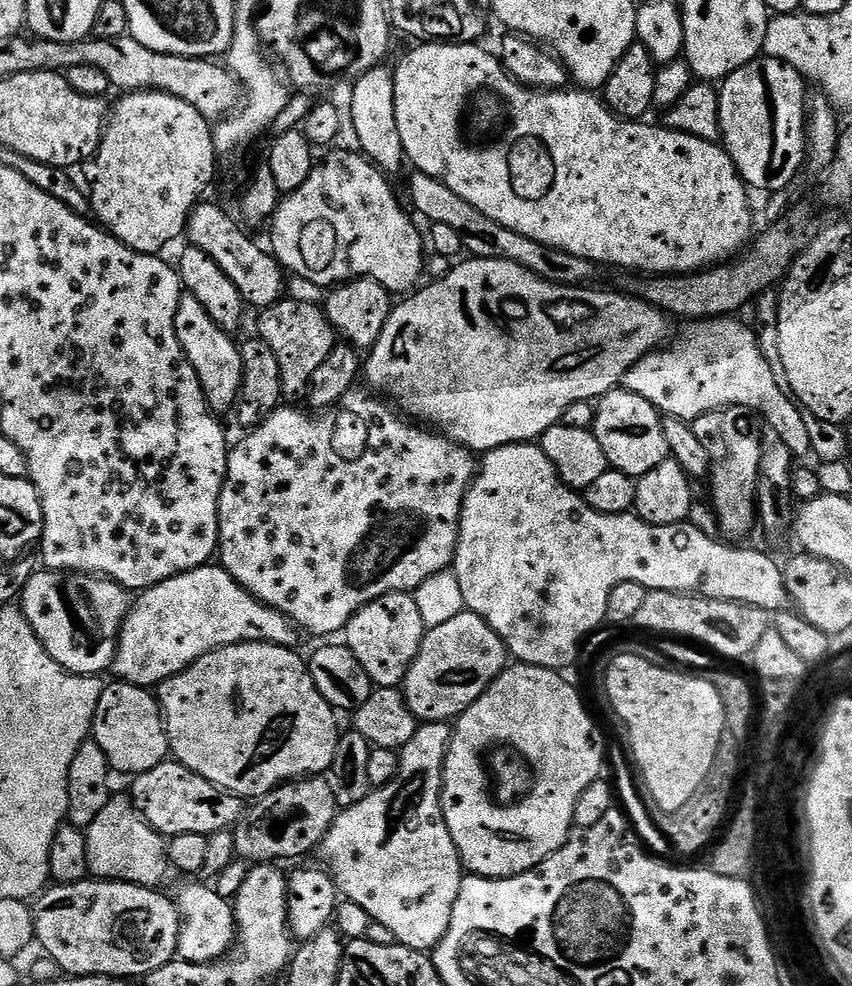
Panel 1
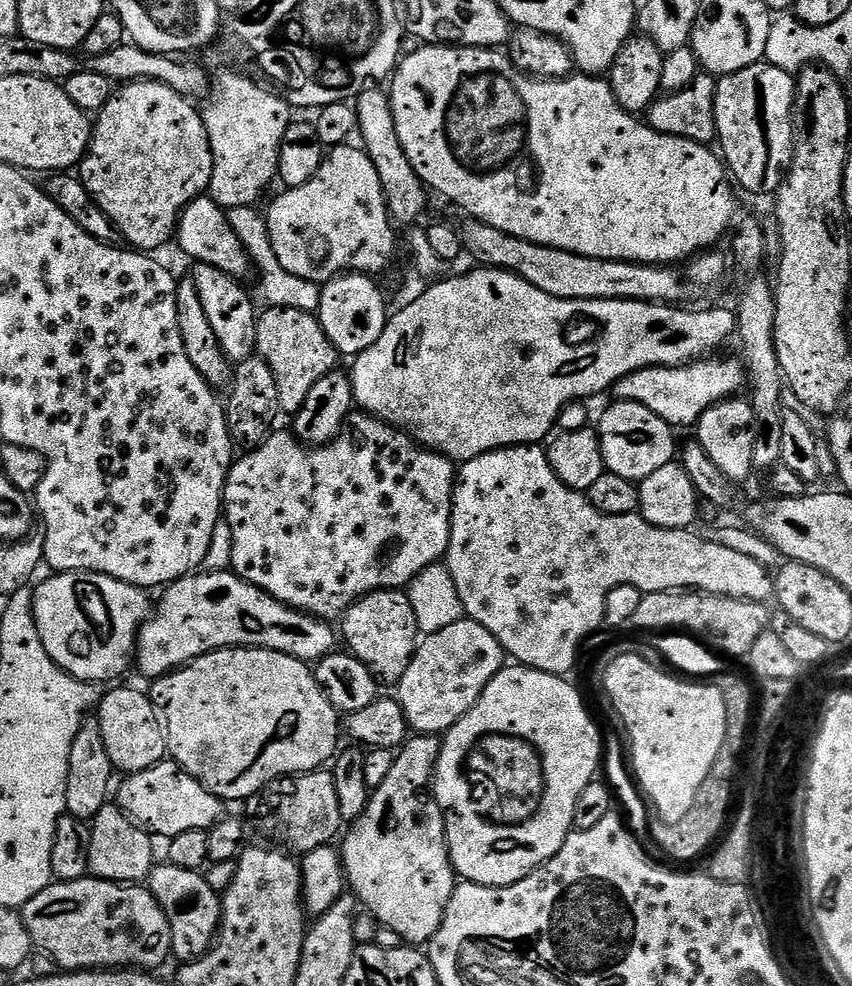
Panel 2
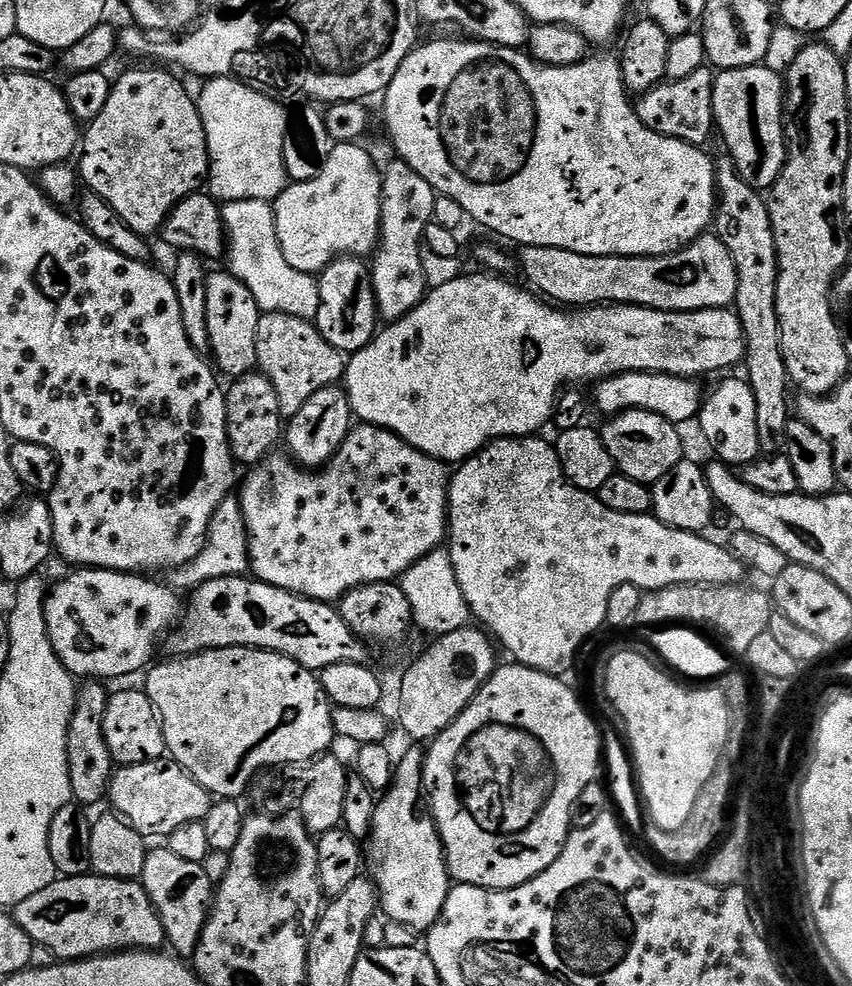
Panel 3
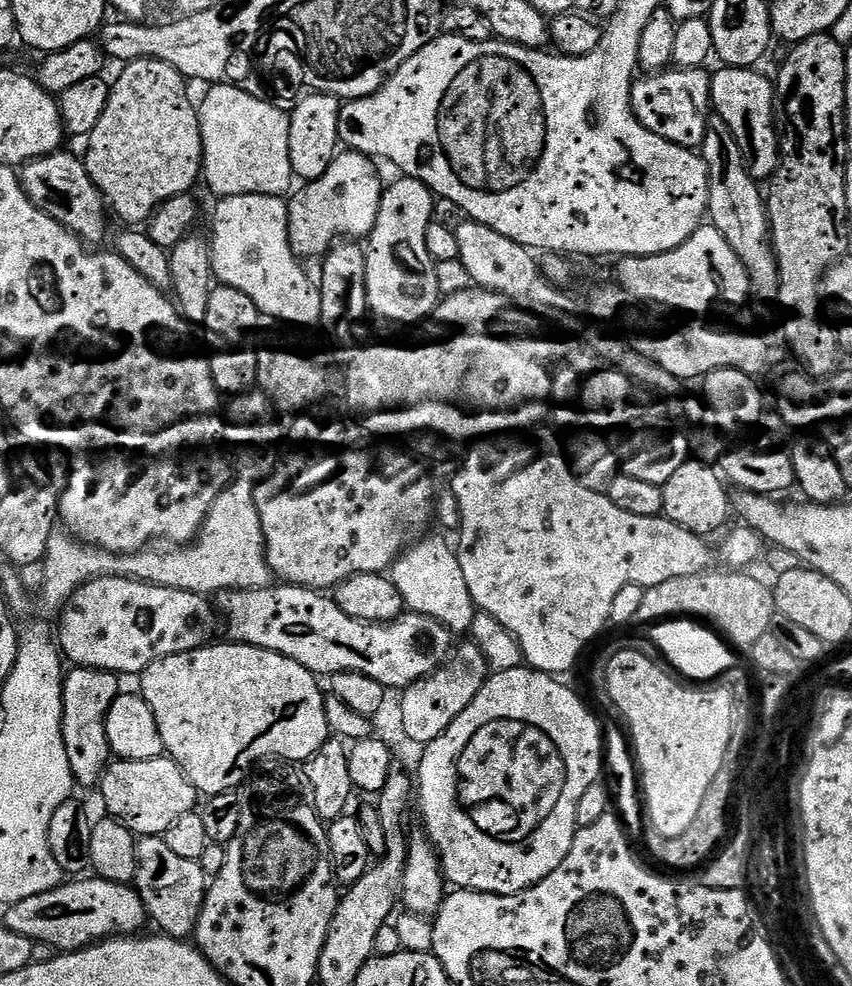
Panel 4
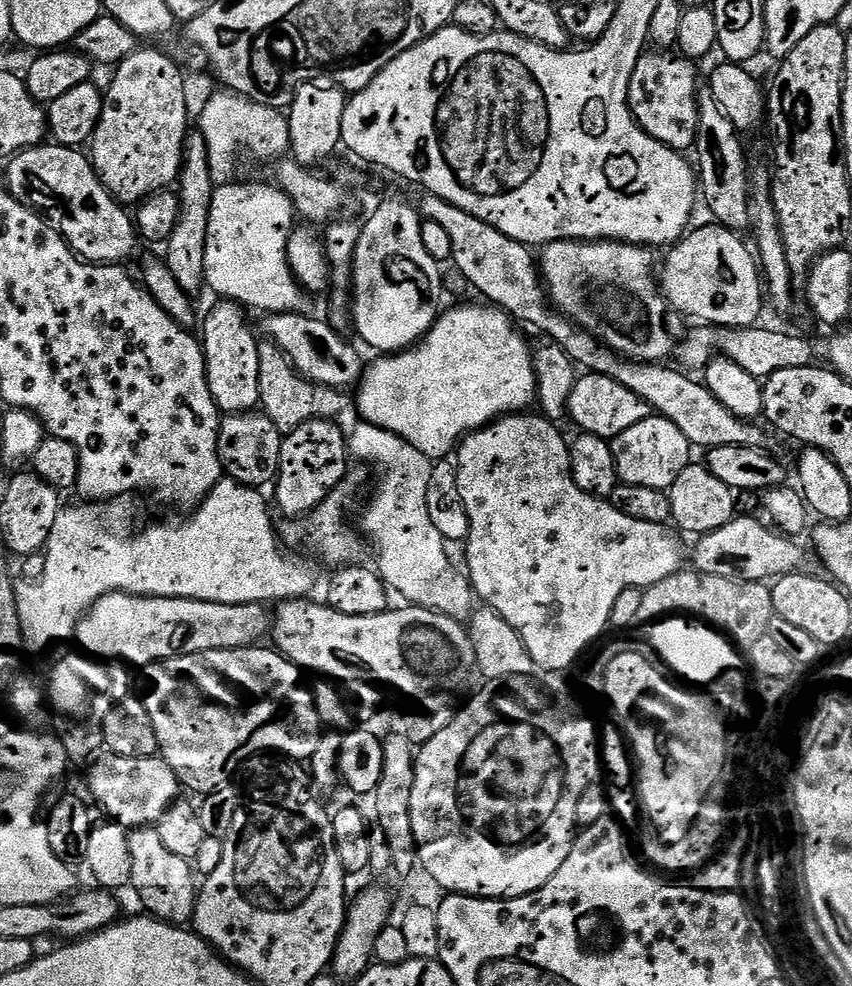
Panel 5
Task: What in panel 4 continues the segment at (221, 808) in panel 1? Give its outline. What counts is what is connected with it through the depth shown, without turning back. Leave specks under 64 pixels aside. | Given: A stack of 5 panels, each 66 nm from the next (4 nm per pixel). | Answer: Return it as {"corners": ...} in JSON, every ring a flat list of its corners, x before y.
{"corners":[[167,754,141,760,113,759,99,782,99,792,108,811,105,813,119,824,126,825,137,838,163,837,164,832,170,830,178,818,182,818,182,814,197,807,198,799,196,787]]}

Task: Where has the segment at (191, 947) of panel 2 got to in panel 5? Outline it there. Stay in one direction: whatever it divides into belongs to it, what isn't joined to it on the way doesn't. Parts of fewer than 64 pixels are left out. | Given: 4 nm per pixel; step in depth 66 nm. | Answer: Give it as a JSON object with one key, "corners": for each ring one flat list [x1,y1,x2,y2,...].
{"corners":[[134,828,128,833,128,841,132,859,130,888,131,891,136,891,137,898,144,903,143,911,158,920,165,920,167,924,187,925,196,913,198,895,198,876,193,865,187,860,178,858,178,854,170,854,170,850,162,846,159,831]]}

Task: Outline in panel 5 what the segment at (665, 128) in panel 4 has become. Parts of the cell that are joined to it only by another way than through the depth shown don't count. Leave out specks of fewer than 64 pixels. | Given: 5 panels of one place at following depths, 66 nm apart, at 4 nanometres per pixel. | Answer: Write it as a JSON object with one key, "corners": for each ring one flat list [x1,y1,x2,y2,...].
{"corners":[[648,50,641,56,628,87,628,105,641,130,666,147,684,154,696,147,698,134,697,65,668,50]]}

